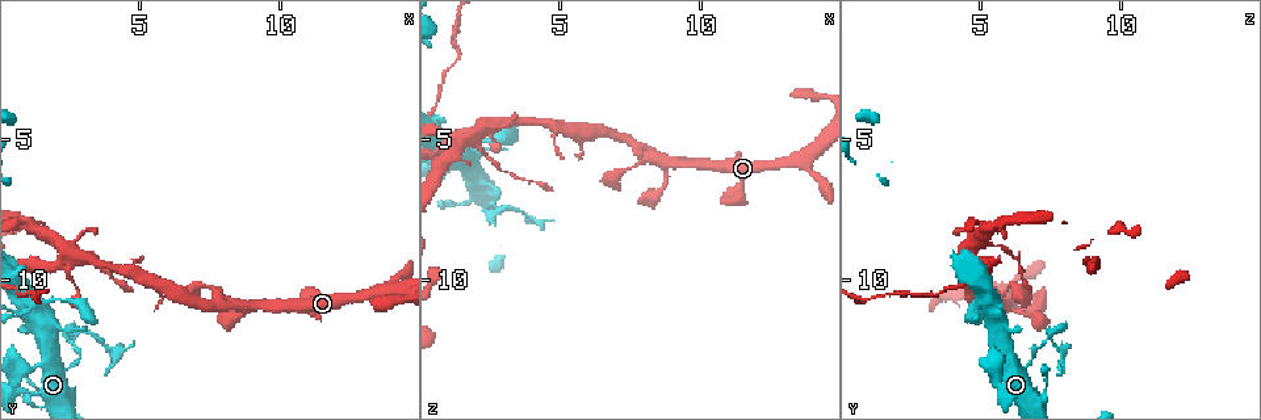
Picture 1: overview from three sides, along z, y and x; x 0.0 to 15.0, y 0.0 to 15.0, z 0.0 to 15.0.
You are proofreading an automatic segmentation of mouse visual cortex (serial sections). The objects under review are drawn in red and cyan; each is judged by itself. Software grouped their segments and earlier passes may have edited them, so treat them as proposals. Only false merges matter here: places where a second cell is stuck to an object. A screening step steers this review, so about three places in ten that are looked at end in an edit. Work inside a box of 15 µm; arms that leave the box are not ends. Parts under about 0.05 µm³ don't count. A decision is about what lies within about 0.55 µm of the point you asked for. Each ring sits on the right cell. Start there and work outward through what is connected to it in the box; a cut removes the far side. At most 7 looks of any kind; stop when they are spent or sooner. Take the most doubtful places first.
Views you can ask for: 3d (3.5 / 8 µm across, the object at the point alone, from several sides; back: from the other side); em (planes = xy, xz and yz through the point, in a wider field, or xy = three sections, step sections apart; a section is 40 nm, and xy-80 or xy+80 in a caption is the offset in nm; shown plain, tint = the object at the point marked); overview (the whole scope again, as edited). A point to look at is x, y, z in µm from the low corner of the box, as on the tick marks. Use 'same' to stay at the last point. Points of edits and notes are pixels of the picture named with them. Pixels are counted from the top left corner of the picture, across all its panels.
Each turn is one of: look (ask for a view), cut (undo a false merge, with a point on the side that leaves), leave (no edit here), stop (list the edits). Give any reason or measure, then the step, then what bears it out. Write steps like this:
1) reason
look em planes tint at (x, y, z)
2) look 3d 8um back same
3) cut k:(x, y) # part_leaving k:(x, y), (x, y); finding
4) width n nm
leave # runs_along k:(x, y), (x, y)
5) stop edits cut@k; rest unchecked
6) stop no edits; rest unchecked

calibre changes
look 3d 8um back at (2.3, 8.8, 5.5)

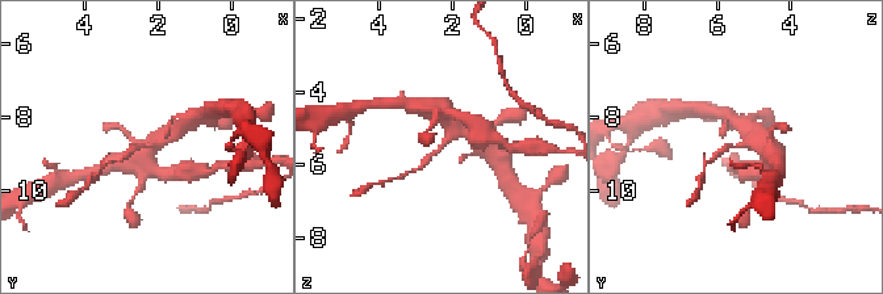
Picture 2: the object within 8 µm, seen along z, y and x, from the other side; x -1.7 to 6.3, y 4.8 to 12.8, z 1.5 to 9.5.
look em xy step 1 tint at (2.3, 8.8, 5.5)

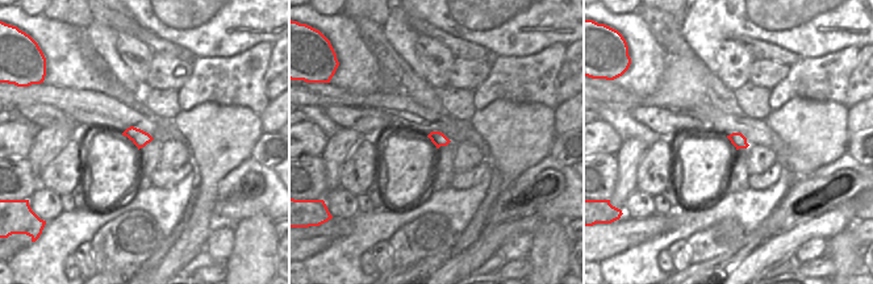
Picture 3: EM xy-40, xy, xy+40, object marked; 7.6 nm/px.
leave # runs_along 2:(442, 116), (448, 137), (415, 169); all the same cell

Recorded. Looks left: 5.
sharp bend
look 3d 3.5um at (2.6, 12.0, 7.5)

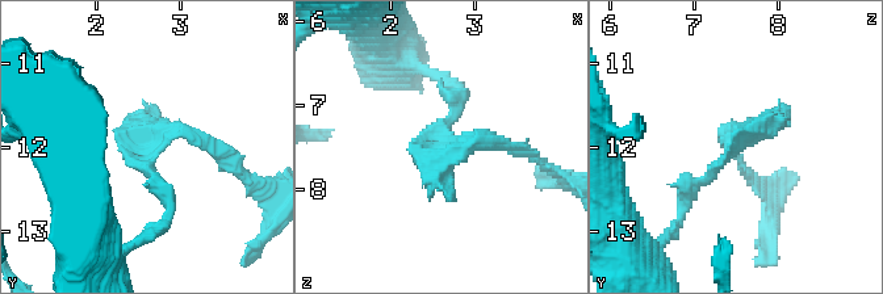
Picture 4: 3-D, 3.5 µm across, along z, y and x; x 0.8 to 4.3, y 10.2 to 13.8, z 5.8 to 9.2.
need the tissue
look em planes tint at (2.65, 11.95, 7.55)

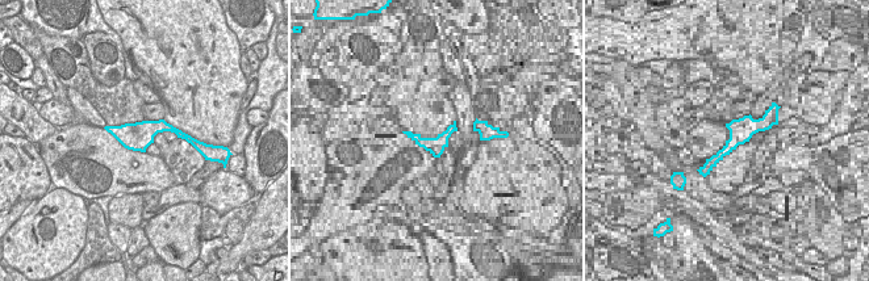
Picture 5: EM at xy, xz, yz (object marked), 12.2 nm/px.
cut 4:(222, 154) # part_leaving 4:(176, 129), (225, 152), (270, 201); two cells meet here

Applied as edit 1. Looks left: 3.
see it whole again
look overview

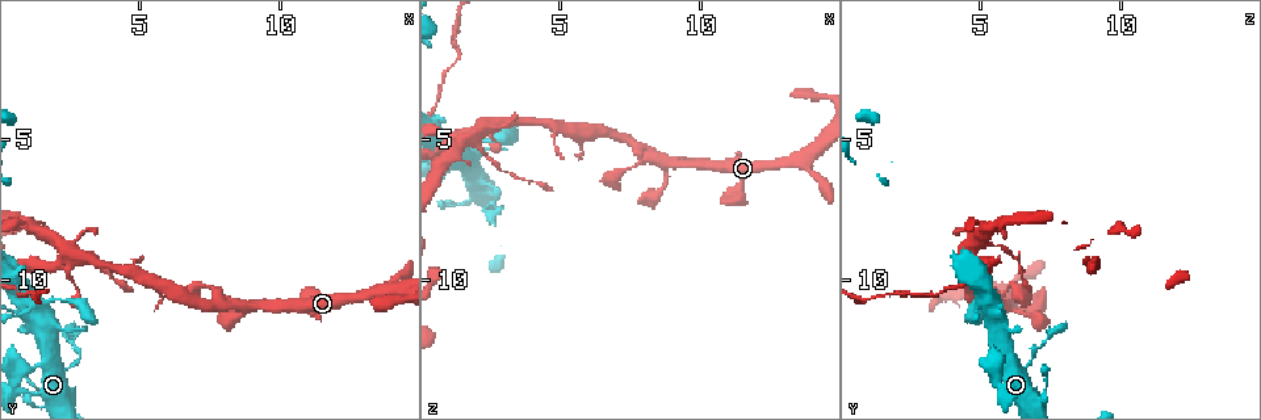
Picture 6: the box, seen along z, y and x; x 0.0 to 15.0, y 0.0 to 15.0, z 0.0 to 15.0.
abrupt turn
look 3d 8um at (2.0, 11.7, 5.7)

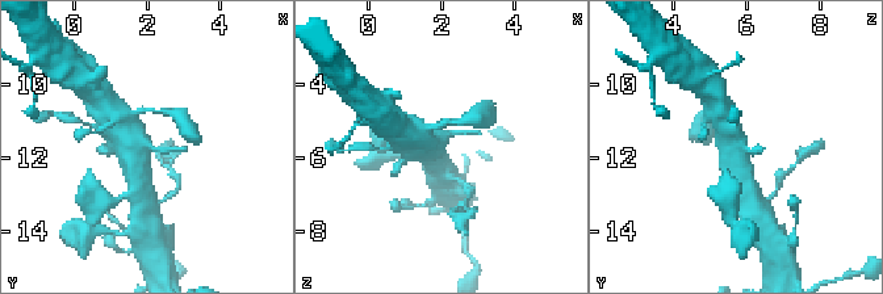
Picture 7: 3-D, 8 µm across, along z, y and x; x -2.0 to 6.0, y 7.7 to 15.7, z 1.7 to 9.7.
look em planes tint at (2.0, 11.6, 5.6)

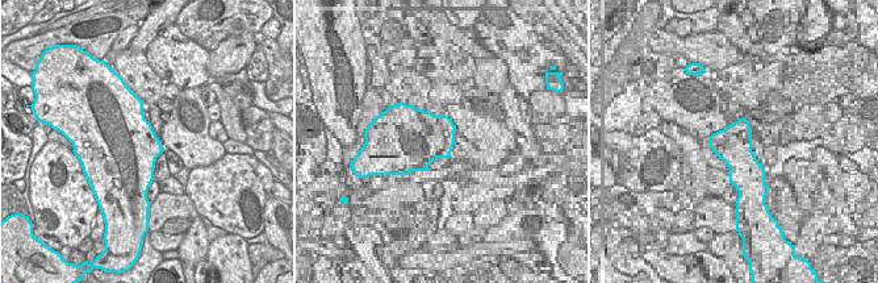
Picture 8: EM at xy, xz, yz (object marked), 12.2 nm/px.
width 750 nm
leave # runs_along 7:(138, 176), (133, 151), (181, 150); one cell here

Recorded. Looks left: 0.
stop edits cut@4; rest unchecked

